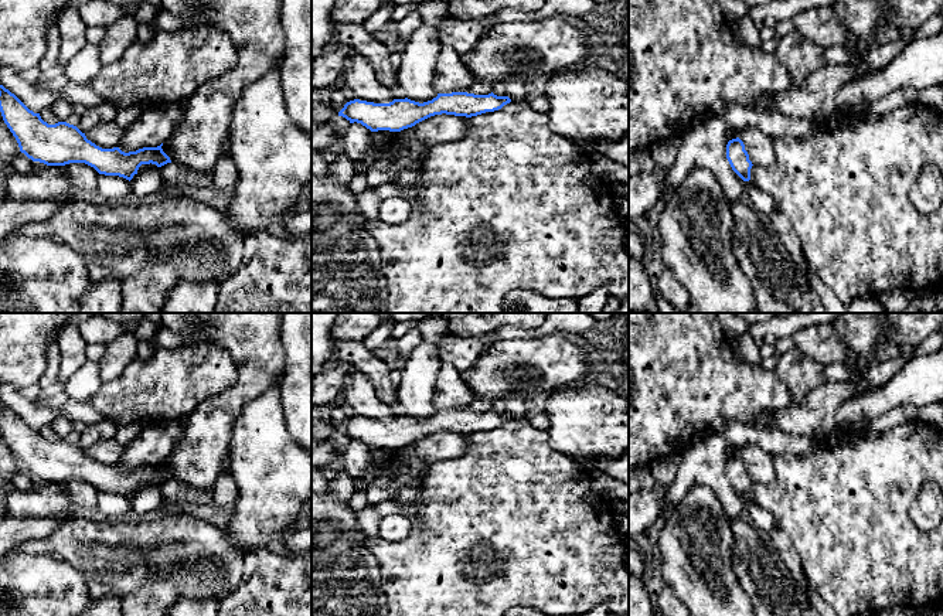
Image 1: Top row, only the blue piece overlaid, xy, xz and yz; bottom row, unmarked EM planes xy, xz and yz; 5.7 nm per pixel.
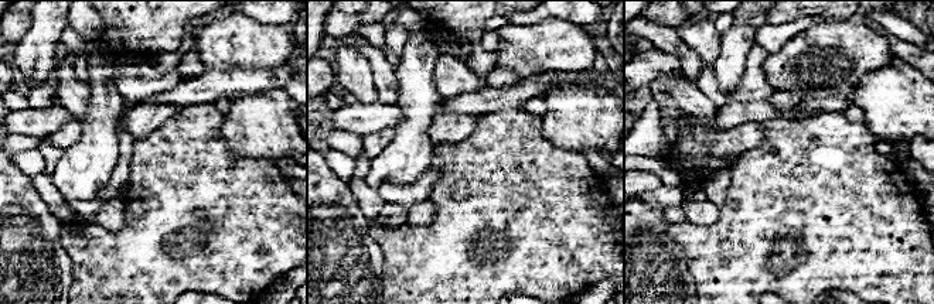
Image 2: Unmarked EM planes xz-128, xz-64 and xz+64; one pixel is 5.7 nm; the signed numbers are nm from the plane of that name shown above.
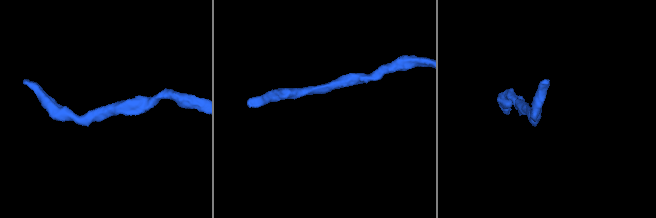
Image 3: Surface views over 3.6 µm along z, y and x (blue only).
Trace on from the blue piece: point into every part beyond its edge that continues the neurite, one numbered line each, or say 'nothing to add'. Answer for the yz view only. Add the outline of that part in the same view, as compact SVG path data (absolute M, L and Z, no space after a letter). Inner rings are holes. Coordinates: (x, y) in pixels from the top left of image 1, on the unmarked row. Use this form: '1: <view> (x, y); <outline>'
nothing to add

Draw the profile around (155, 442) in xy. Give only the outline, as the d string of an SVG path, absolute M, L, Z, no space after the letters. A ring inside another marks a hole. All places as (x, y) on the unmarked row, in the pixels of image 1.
M164 419L163 425L149 423L143 426L139 436L123 449L118 464L129 470L143 464L157 464L167 459L183 435L183 419Z

